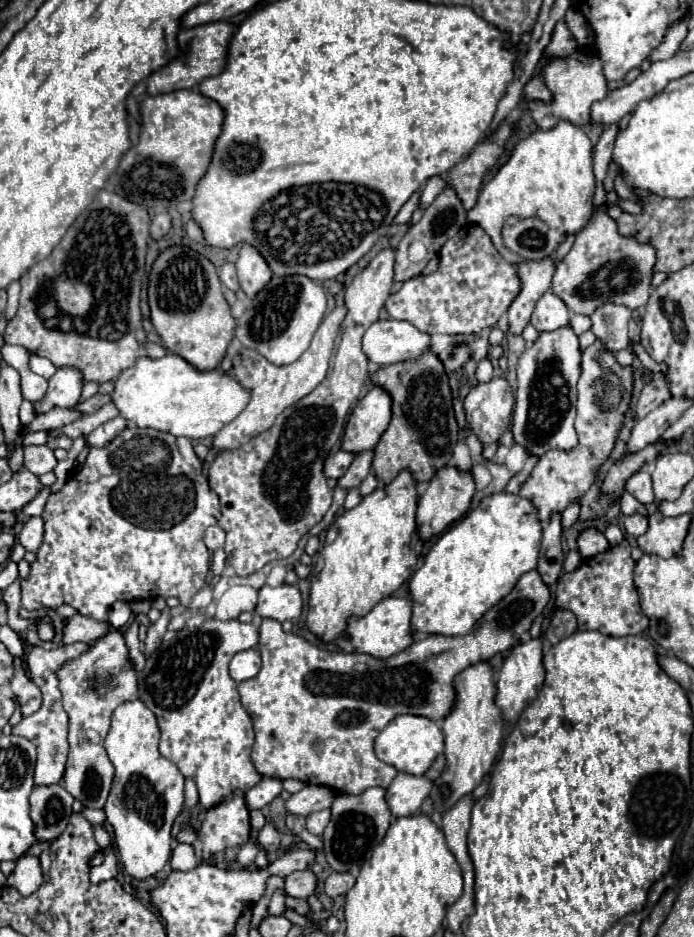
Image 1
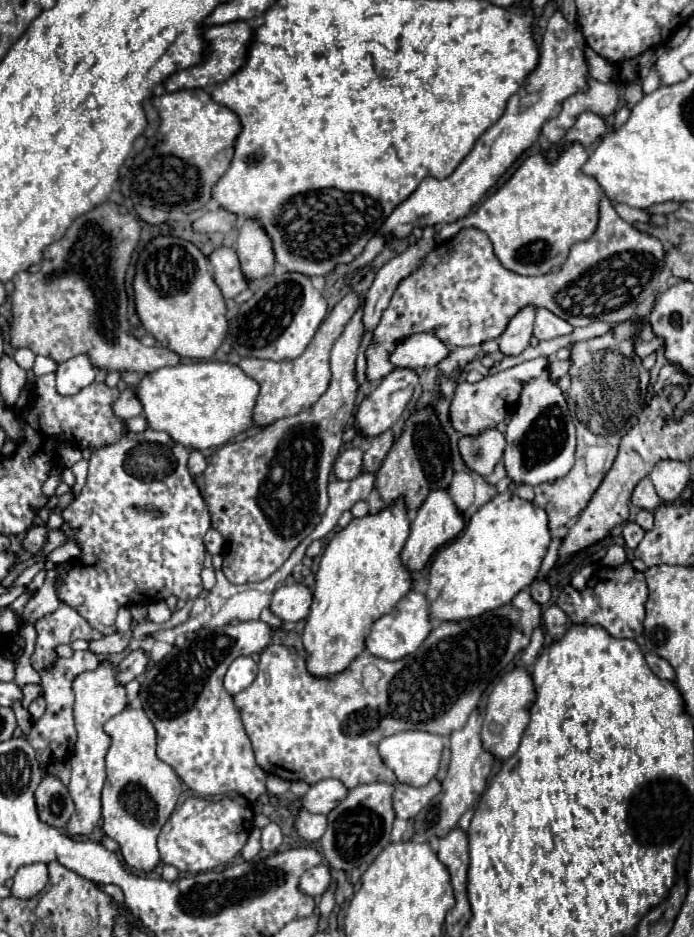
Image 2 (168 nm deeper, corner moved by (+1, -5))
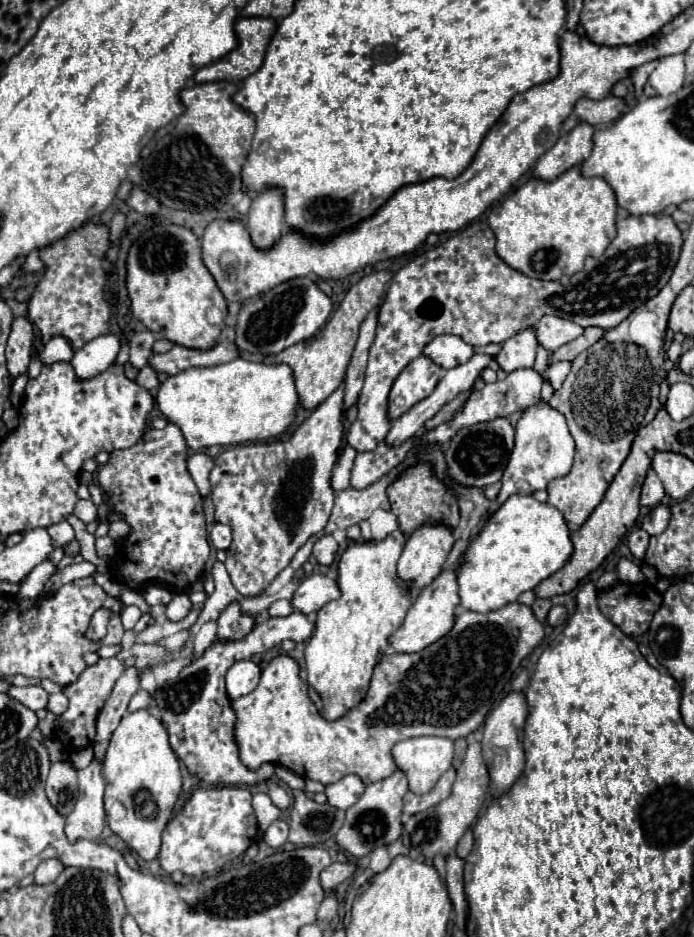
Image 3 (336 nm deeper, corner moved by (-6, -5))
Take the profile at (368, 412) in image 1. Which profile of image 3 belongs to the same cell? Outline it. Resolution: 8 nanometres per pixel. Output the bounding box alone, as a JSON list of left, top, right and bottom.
[387,357,441,421]

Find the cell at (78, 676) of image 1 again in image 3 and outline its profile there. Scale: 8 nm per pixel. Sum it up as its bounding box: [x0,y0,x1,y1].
[65,759,105,841]

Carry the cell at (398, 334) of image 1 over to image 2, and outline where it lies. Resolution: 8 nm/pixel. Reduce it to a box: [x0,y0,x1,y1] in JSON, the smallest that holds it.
[390,333,450,369]

